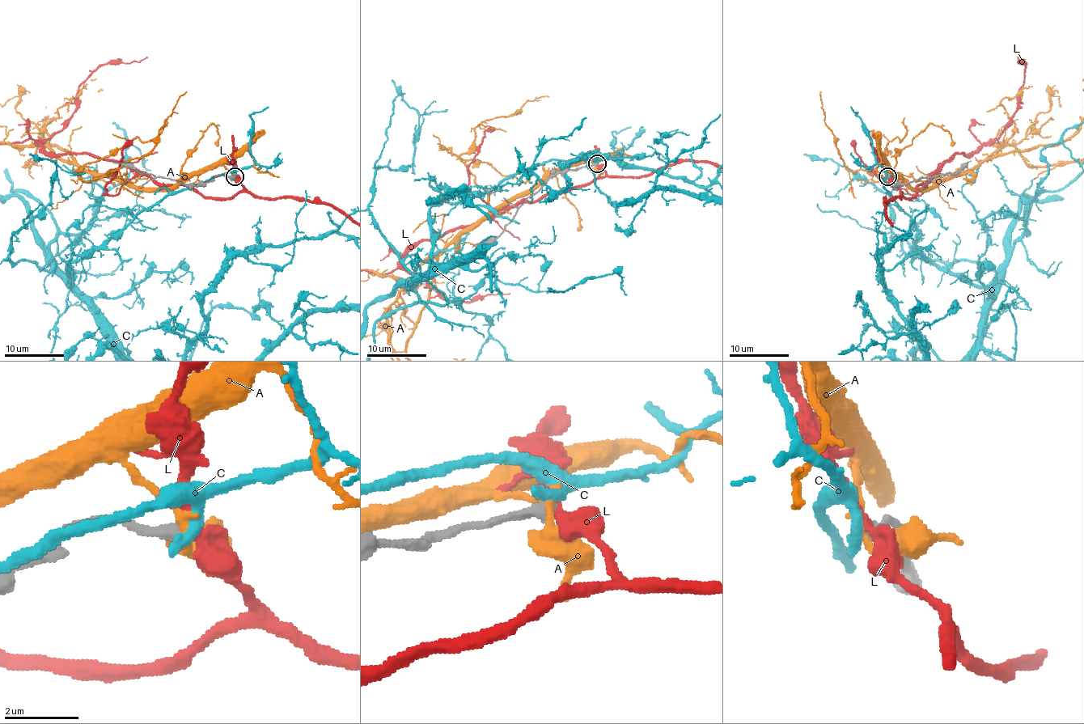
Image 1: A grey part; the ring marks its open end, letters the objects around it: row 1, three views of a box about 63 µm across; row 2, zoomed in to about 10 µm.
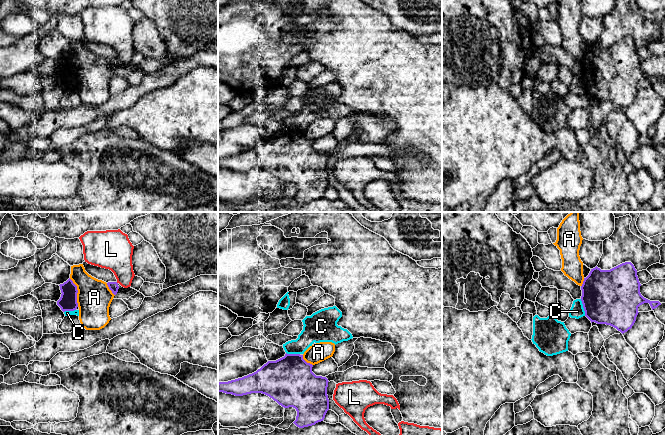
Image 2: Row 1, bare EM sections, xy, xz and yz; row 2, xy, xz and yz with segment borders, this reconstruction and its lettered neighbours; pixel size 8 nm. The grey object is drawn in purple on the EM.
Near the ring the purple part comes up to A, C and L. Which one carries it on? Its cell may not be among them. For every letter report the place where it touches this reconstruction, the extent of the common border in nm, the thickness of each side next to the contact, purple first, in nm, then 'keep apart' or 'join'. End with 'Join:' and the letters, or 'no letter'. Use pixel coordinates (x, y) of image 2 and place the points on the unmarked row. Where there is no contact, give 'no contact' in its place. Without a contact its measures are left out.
A: xy (77, 68) | 240 nm | 140/280 nm | keep apart
C: yz (583, 83) | 140 nm | 440/110 nm | keep apart
L: no contact | keep apart
Join: no letter

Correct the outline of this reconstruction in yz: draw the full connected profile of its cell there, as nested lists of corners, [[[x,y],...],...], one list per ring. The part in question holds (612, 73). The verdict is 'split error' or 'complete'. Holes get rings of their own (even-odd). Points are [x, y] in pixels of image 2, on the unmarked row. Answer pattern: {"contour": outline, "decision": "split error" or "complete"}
{"contour": [[[631,38],[610,46],[596,42],[581,62],[585,92],[591,99],[610,101],[622,110],[627,108],[636,97],[640,81],[649,79],[652,86],[661,81],[659,77],[644,74],[640,62],[637,46]]], "decision": "complete"}

